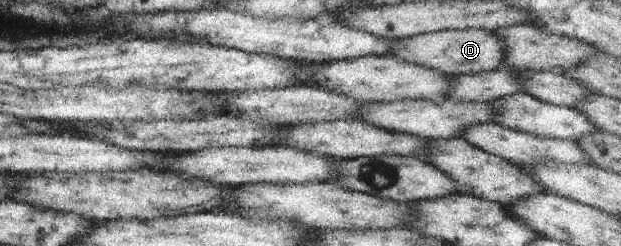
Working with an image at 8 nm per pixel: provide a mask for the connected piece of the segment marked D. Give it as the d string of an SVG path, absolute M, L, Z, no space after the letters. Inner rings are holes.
M468 28L423 33L406 39L396 39L391 56L448 77L456 77L462 74L479 74L497 70L504 63L504 53L504 42L496 33Z

